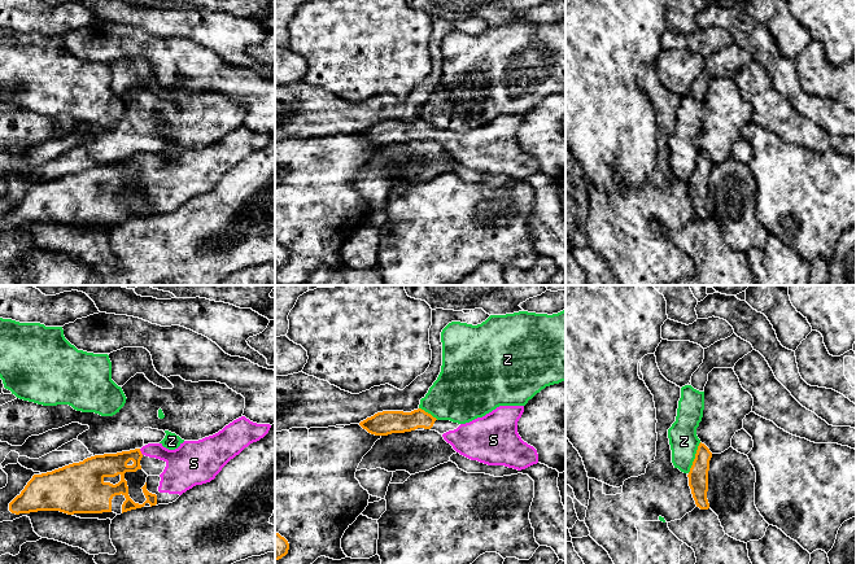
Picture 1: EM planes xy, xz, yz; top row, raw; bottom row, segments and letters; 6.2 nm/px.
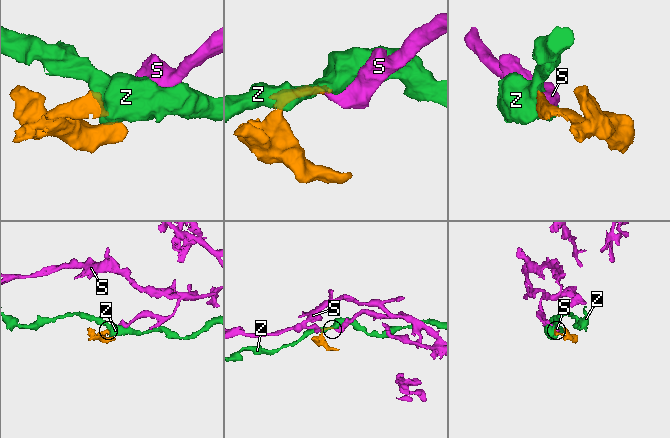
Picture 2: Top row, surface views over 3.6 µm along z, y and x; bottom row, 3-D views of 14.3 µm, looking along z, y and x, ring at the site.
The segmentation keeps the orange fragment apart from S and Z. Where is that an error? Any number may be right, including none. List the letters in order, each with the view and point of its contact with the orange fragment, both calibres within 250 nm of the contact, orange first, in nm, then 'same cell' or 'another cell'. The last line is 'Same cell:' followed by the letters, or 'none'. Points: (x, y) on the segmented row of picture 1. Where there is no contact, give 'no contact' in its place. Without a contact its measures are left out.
S: xy (140, 451) | 140/170 nm | same cell
Z: yz (695, 458) | 130/180 nm | another cell
Same cell: S

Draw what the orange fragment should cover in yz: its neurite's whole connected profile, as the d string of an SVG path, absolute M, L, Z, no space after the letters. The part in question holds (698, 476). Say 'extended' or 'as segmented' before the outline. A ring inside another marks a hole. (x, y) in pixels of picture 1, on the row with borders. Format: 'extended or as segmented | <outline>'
as segmented | M700 442L695 454L695 459L687 475L693 498L695 500L696 507L699 507L700 510L709 508L707 491L711 458L712 452L709 451L709 449Z

